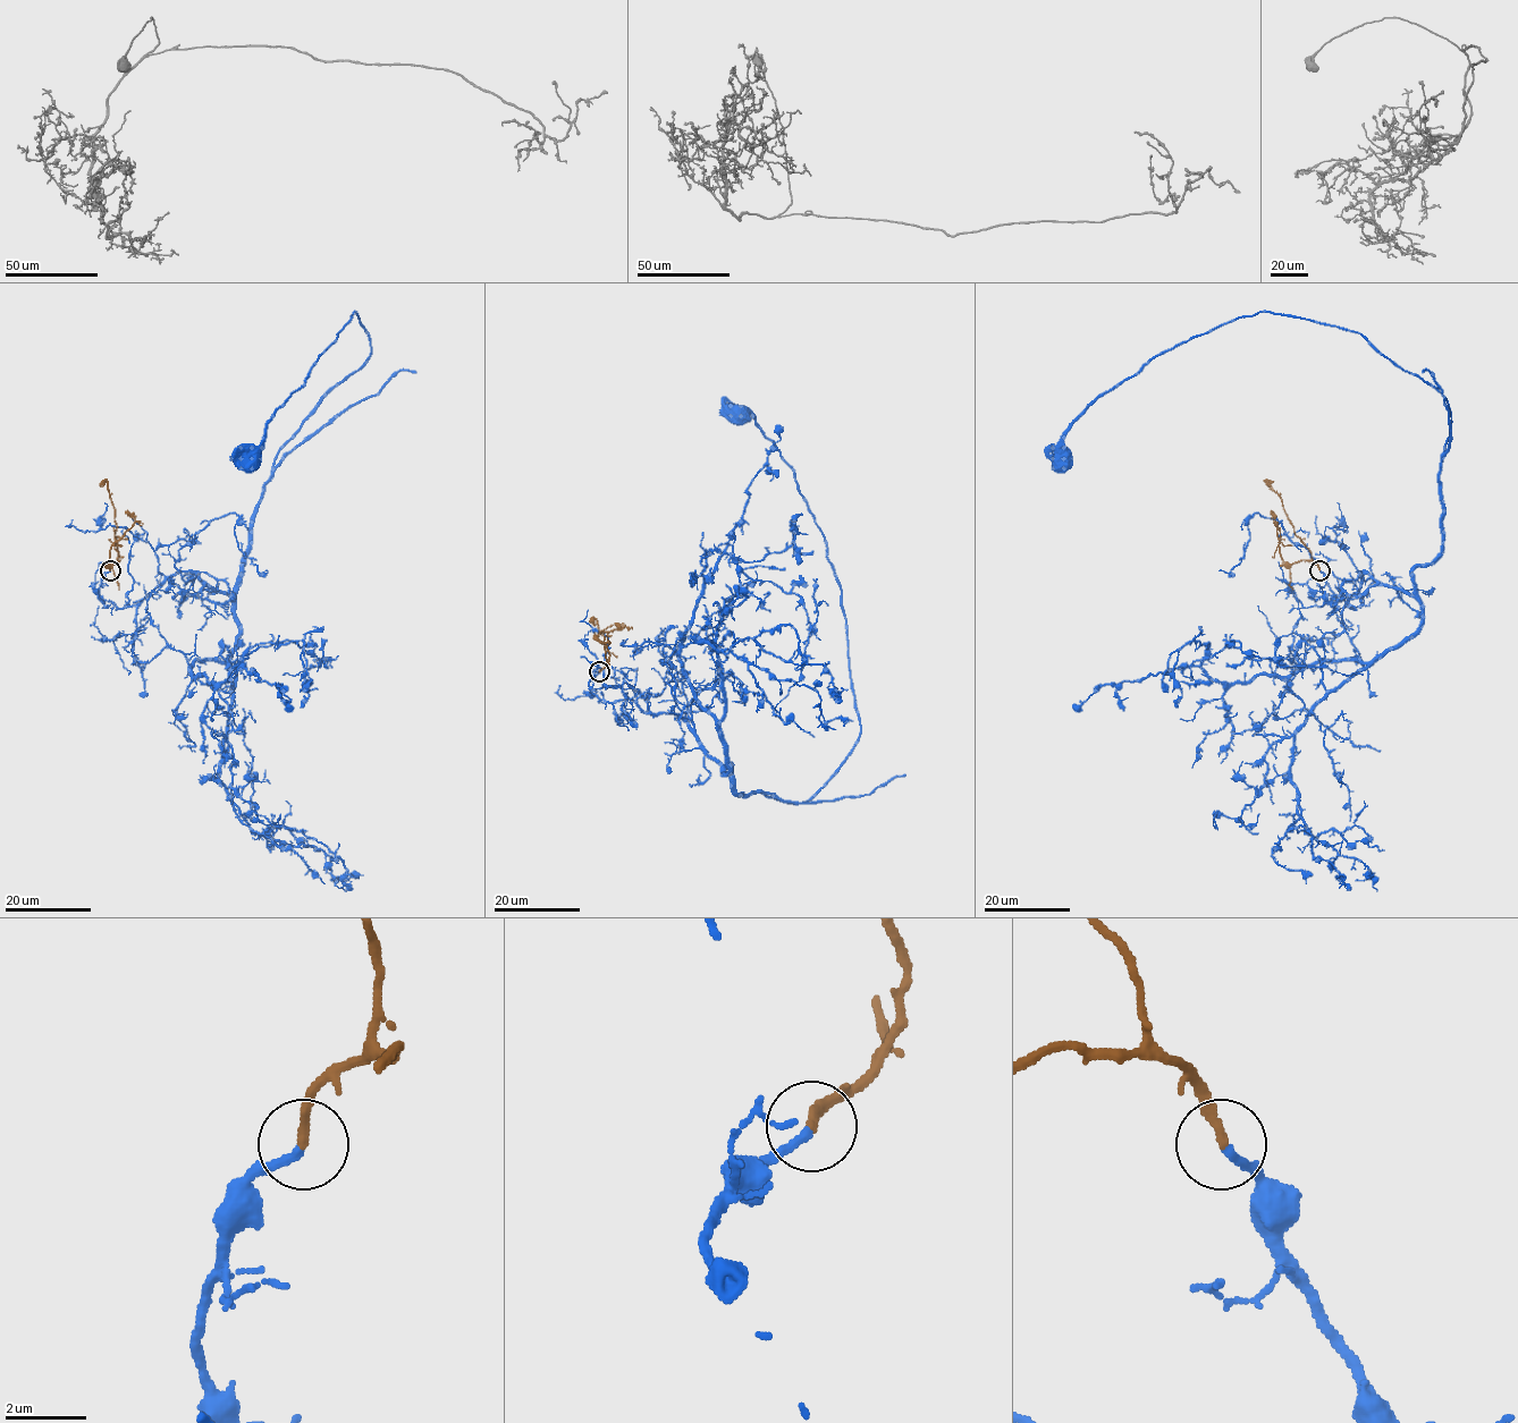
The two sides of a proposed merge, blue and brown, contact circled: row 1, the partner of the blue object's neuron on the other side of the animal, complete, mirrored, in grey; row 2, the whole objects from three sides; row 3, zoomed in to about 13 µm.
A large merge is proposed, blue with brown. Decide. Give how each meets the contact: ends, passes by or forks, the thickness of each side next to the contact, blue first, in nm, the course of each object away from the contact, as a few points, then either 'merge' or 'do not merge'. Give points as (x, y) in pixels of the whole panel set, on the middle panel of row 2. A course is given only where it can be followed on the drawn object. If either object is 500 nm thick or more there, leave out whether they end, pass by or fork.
blue ends; brown ends; calibres 200 and 240 nm; course blue (599, 672), (608, 702), (679, 714), (736, 794), (809, 801), (859, 738), (827, 543), (736, 415); course brown (599, 672), (607, 663), (606, 644), (596, 619), (590, 620); merge

